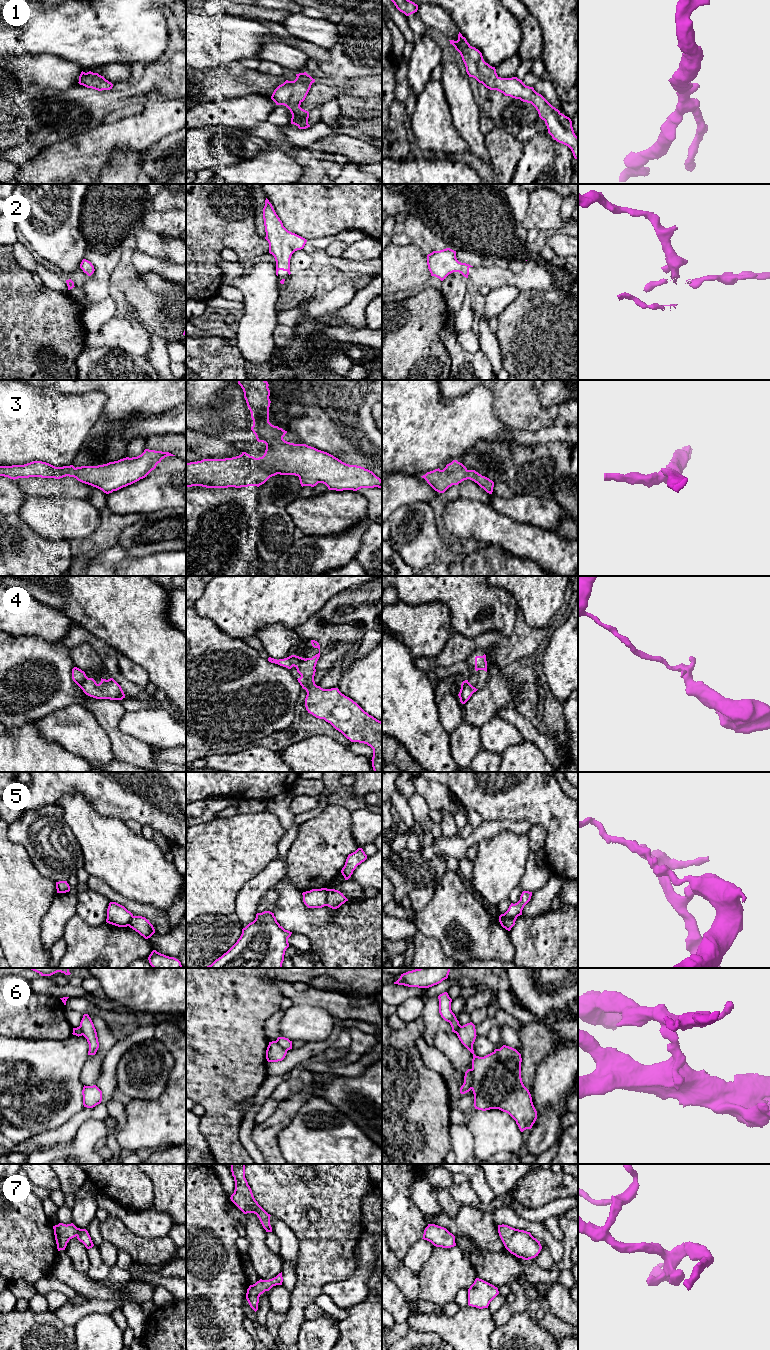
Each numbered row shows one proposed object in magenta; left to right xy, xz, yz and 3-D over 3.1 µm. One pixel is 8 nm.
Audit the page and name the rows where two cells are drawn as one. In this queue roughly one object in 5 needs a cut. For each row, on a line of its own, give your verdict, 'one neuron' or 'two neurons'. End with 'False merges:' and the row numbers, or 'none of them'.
1: one neuron
2: one neuron
3: one neuron
4: one neuron
5: two neurons
6: two neurons
7: one neuron
False merges: 5, 6

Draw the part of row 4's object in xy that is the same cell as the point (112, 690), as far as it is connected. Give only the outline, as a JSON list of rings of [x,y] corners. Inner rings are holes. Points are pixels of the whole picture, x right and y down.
[[[74,667],[72,669],[73,681],[83,692],[96,699],[122,700],[125,694],[121,686],[113,679],[102,679],[99,684],[93,678],[88,678],[84,671]]]

